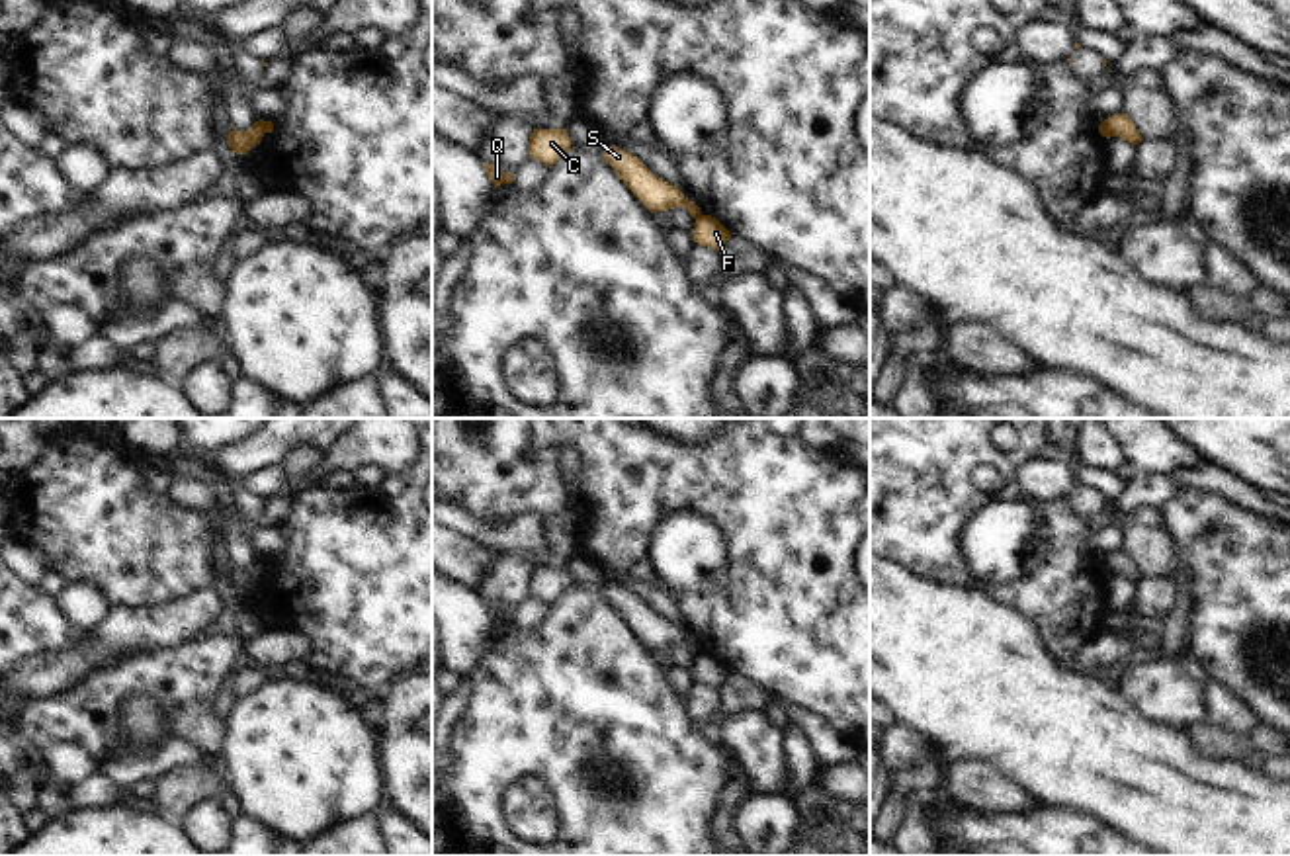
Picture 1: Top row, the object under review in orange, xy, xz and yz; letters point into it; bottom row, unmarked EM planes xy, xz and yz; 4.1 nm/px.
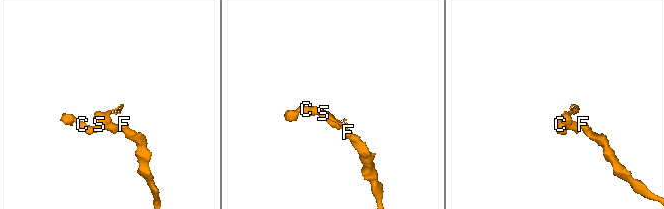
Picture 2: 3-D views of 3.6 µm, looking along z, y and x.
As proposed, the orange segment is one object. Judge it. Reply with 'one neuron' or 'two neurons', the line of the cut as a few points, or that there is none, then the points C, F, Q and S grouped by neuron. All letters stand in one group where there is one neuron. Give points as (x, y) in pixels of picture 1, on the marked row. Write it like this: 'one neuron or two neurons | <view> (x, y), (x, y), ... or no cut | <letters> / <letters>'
two neurons | xz (700, 214), (696, 219) | C Q S / F

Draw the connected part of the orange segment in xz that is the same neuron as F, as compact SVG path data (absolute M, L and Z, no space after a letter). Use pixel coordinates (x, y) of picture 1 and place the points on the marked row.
M700 215L692 229L694 242L719 250L731 238L731 233L711 215Z

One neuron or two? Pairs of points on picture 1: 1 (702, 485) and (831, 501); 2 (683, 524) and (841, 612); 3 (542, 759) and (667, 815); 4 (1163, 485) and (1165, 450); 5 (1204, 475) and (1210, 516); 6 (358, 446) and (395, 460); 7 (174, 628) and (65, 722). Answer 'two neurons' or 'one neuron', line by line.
1: one neuron
2: one neuron
3: one neuron
4: two neurons
5: two neurons
6: one neuron
7: two neurons

